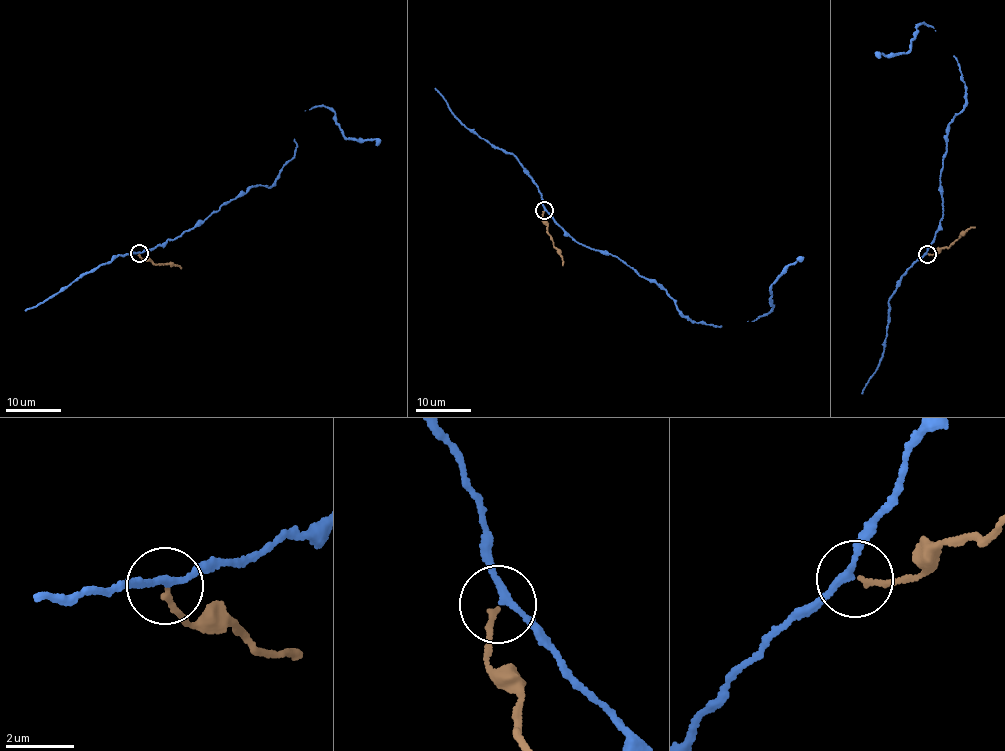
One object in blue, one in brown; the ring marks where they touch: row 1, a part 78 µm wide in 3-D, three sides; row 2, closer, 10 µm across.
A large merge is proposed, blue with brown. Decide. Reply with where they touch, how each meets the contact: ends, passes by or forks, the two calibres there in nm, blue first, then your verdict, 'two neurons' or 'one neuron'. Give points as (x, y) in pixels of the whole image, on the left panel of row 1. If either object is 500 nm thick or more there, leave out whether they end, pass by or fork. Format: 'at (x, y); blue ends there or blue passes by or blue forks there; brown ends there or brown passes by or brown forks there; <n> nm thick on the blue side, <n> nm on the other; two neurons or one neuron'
at (139, 253); blue passes by; brown ends there; 180 nm thick on the blue side, 130 nm on the other; two neurons

